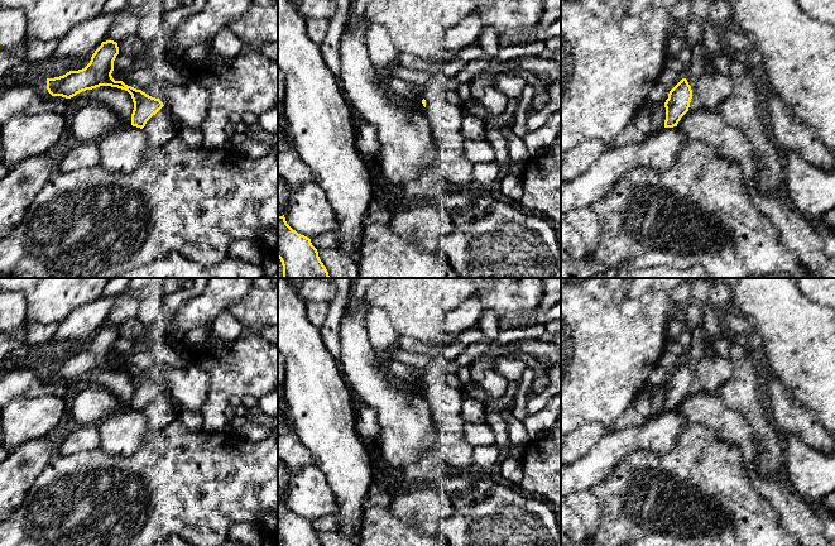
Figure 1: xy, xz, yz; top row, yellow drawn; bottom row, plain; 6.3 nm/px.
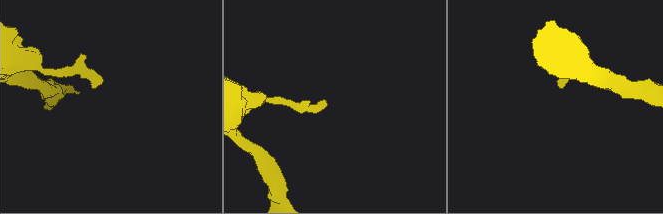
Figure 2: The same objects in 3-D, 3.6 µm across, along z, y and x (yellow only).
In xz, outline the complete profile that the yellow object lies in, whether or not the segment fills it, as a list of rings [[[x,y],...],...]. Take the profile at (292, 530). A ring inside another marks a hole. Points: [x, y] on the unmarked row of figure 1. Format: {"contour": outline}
{"contour": [[[278,499],[278,541],[282,546],[322,546],[311,522],[298,517]]]}

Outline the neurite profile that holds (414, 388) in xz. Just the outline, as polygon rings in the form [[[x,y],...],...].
[[[417,380],[417,382],[411,383],[411,384],[397,382],[397,384],[402,389],[404,389],[404,391],[412,393],[412,394],[418,394],[418,396],[423,396],[426,393],[426,391],[422,387],[422,383],[423,383],[423,380]]]

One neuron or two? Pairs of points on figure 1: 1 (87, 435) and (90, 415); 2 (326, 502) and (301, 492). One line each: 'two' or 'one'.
1: two
2: one

